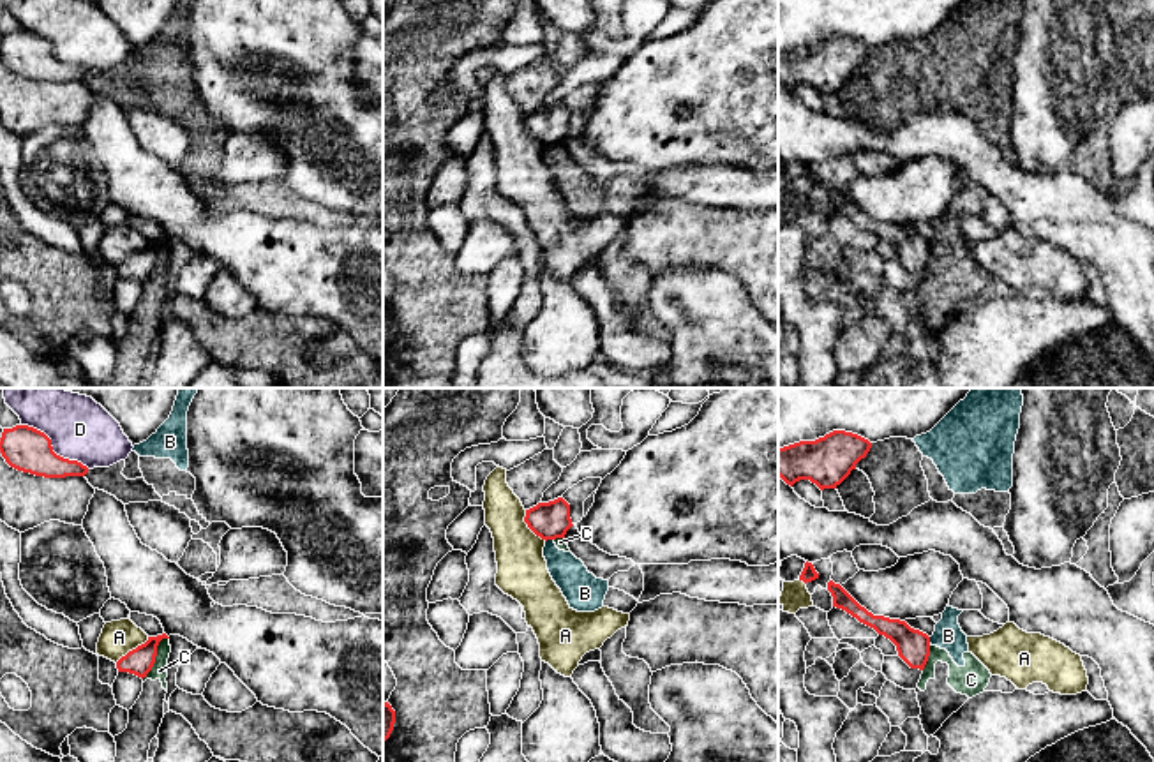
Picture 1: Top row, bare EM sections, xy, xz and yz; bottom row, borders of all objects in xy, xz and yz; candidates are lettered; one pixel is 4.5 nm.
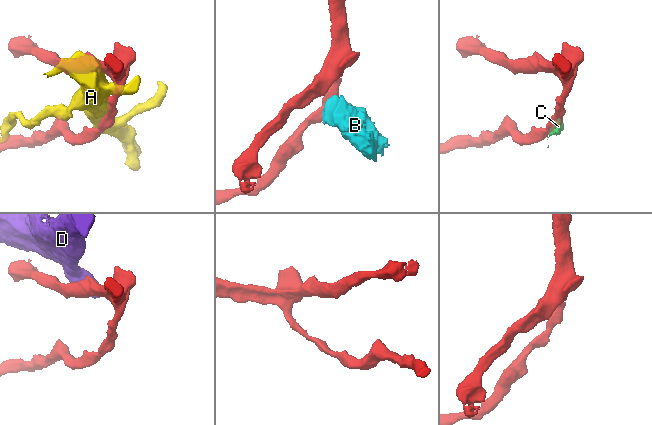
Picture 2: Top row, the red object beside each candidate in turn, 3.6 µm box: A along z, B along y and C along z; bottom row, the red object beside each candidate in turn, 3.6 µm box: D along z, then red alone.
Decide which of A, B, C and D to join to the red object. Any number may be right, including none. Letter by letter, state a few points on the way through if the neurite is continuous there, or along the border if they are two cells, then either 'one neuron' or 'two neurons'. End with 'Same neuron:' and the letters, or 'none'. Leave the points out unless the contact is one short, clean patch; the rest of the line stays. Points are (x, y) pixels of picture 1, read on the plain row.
A: border along xy (149, 242), (115, 267); two neurons
B: border along xz (553, 143), (546, 147); two neurons
C: border along xy (168, 242), (159, 247), (156, 267), (142, 283); two neurons
D: two neurons
Same neuron: none

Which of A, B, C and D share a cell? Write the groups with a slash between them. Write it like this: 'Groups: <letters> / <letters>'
Groups: A / B C / D

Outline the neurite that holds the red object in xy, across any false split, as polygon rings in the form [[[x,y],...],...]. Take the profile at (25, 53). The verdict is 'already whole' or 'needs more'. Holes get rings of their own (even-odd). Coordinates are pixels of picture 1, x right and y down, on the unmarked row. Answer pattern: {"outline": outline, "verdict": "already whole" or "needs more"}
{"outline": [[[28,30],[4,34],[0,58],[11,72],[35,81],[65,83],[88,78],[81,67],[56,60],[51,44]]], "verdict": "already whole"}

